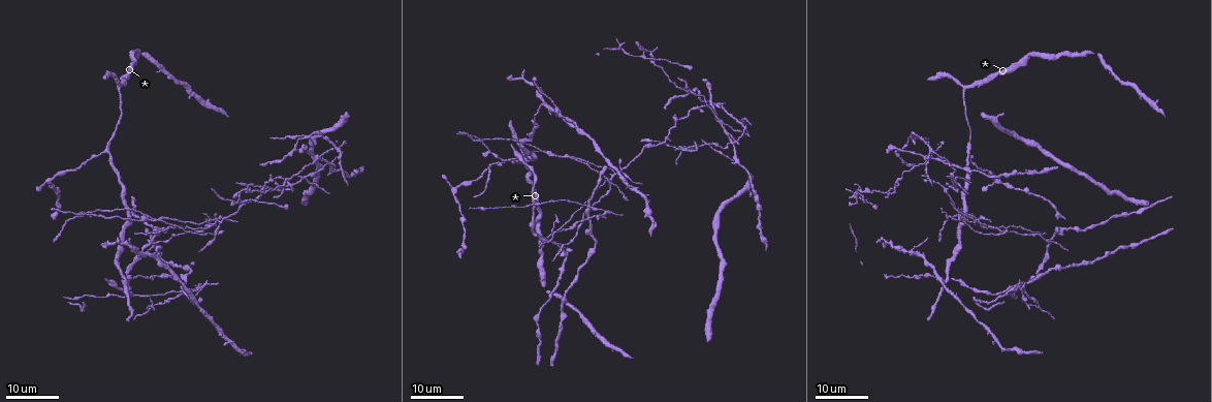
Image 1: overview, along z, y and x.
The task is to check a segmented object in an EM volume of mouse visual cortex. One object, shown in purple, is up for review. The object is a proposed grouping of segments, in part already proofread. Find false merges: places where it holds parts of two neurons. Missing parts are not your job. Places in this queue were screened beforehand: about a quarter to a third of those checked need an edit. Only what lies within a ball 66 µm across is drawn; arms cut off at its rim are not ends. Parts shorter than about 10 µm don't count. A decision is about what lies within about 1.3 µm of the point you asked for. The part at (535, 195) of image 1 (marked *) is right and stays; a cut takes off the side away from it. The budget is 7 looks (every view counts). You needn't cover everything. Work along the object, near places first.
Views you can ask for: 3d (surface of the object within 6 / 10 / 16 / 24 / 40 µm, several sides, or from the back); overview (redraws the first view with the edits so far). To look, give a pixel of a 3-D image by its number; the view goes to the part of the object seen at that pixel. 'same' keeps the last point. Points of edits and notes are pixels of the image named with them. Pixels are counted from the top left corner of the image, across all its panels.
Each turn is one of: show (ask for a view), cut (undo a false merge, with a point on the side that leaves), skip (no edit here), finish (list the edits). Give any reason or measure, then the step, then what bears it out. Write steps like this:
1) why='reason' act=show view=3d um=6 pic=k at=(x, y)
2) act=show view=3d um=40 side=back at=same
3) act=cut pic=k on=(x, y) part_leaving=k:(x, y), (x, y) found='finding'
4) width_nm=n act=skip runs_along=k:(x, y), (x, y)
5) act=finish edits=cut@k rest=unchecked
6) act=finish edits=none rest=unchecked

why='four or more arms meet' act=show view=3d um=24 pic=1 at=(1010, 288)

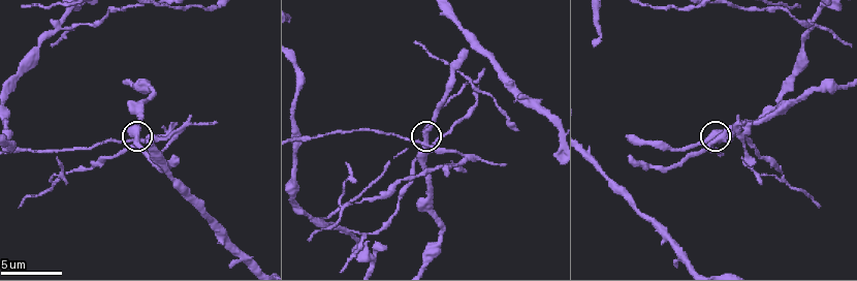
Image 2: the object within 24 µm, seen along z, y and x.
why='closer look' act=show view=3d um=10 pic=2 at=(718, 140)

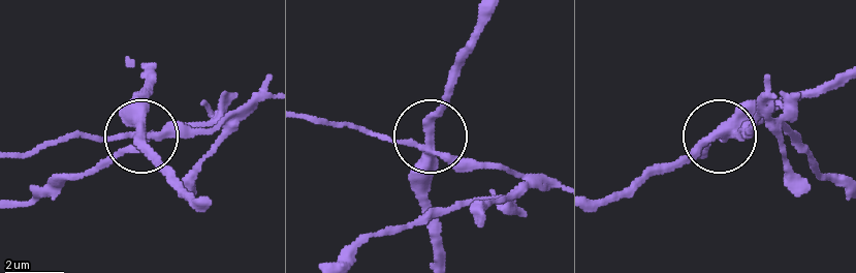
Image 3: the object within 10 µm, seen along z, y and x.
arms=4 act=cut pic=3 on=(178, 133) found='a second neuron is stuck on'

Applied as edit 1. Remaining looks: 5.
act=show view=3d um=16 pic=1 at=(933, 274)

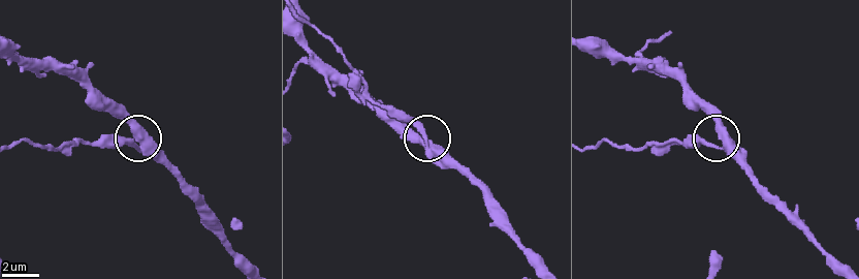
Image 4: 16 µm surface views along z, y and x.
why='zoom in' act=show view=3d um=10 pic=4 at=(420, 134)

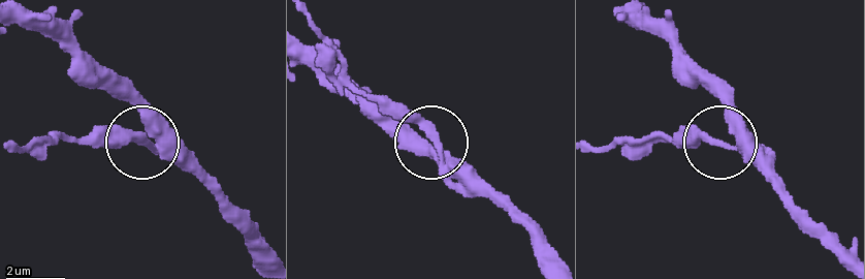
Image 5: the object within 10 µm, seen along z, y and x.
side_arm_um=14 act=skip found='all the same neuron'

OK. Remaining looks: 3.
why='four or more arms meet' act=show view=3d um=16 pic=1 at=(730, 143)

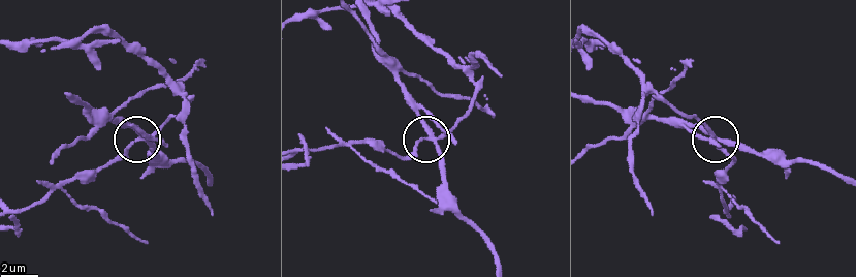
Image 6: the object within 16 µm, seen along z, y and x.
act=show view=3d um=10 pic=6 at=(436, 140)

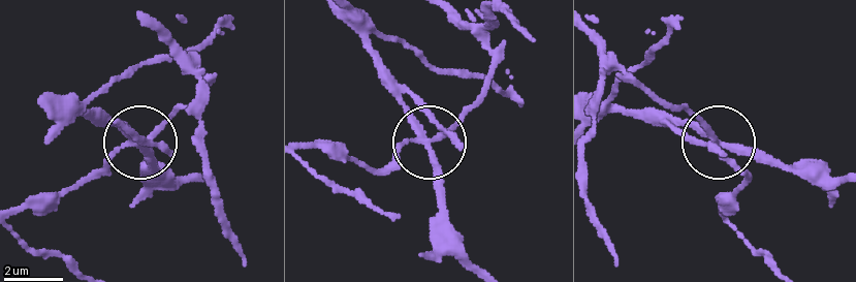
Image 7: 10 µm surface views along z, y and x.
why='zoom in' act=show view=3d um=6 pic=7 at=(425, 143)

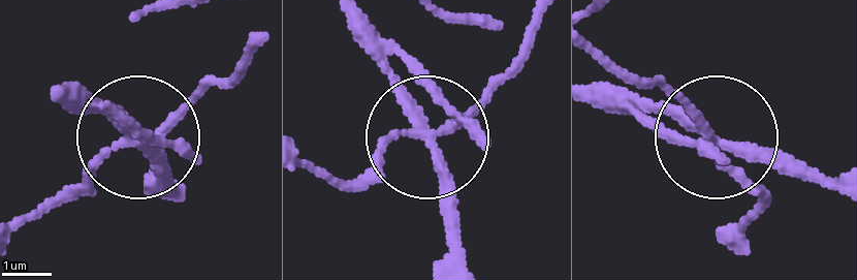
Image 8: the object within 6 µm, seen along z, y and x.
arms=5 act=cut pic=8 on=(89, 186) part_leaving=8:(435, 129), (505, 67), (530, 19) found='two neurons meet here'

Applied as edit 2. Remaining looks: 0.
act=finish edits=cut@3,cut@8 rest=unchecked

